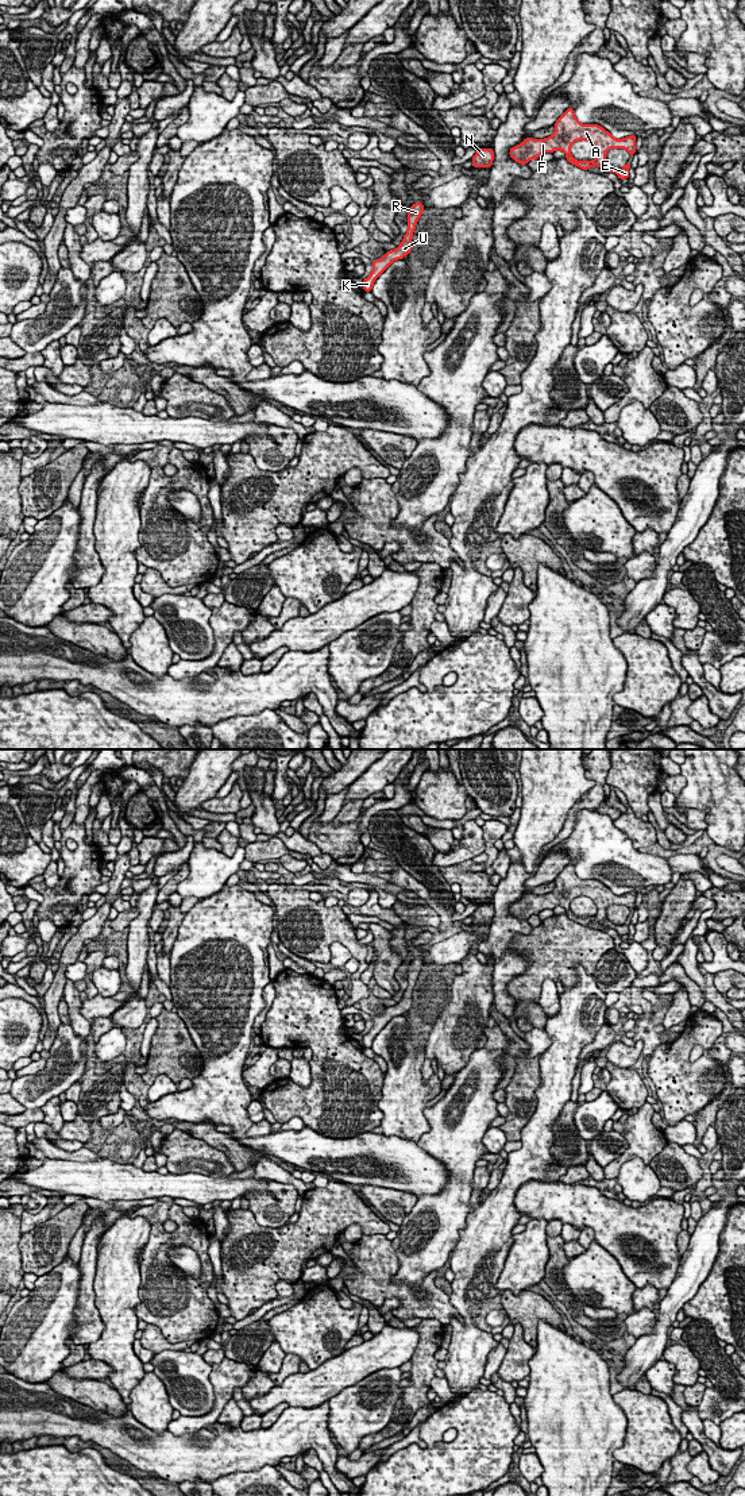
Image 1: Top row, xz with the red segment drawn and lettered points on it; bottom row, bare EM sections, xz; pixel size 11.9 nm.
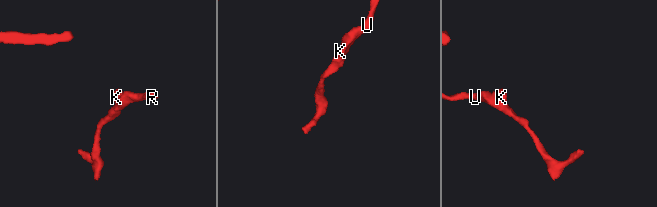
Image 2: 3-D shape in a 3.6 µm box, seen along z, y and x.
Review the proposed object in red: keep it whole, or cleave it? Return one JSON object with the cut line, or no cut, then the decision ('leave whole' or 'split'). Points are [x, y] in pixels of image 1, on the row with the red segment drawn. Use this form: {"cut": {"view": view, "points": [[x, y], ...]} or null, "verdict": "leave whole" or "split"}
{"cut": null, "verdict": "leave whole"}

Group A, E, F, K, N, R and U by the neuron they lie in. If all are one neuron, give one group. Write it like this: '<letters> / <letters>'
A E F K N R U

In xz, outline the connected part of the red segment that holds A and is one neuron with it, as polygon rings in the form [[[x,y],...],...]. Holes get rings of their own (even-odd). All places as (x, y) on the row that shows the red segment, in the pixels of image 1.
[[[570,107],[553,124],[555,132],[544,139],[525,138],[522,143],[510,149],[509,155],[516,162],[526,165],[530,159],[539,159],[544,153],[561,150],[572,165],[588,170],[599,166],[605,171],[615,173],[619,180],[629,180],[630,162],[624,169],[615,169],[606,161],[610,149],[628,150],[630,157],[636,153],[636,135],[615,139],[609,131],[598,124],[582,124],[578,122],[574,107]],[[578,140],[587,140],[597,149],[597,158],[591,161],[576,161],[571,155],[571,146]]]

